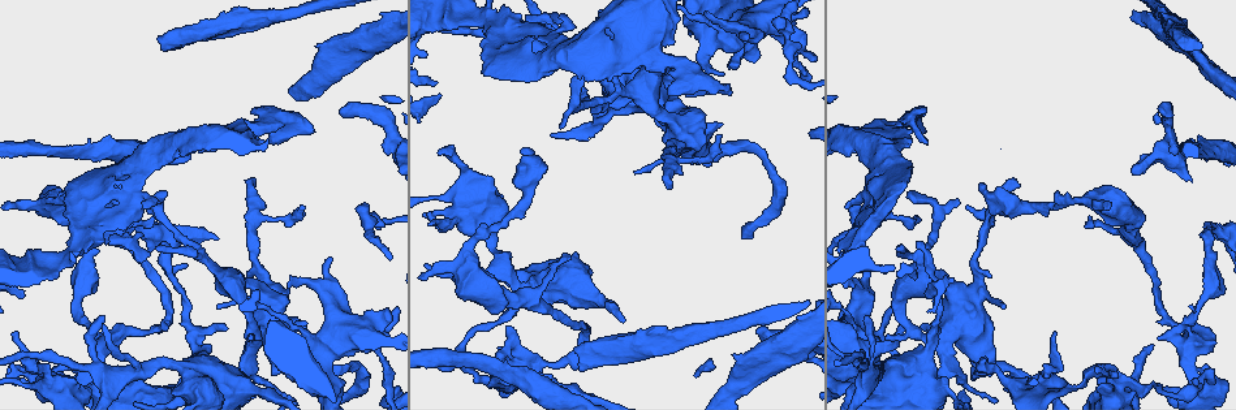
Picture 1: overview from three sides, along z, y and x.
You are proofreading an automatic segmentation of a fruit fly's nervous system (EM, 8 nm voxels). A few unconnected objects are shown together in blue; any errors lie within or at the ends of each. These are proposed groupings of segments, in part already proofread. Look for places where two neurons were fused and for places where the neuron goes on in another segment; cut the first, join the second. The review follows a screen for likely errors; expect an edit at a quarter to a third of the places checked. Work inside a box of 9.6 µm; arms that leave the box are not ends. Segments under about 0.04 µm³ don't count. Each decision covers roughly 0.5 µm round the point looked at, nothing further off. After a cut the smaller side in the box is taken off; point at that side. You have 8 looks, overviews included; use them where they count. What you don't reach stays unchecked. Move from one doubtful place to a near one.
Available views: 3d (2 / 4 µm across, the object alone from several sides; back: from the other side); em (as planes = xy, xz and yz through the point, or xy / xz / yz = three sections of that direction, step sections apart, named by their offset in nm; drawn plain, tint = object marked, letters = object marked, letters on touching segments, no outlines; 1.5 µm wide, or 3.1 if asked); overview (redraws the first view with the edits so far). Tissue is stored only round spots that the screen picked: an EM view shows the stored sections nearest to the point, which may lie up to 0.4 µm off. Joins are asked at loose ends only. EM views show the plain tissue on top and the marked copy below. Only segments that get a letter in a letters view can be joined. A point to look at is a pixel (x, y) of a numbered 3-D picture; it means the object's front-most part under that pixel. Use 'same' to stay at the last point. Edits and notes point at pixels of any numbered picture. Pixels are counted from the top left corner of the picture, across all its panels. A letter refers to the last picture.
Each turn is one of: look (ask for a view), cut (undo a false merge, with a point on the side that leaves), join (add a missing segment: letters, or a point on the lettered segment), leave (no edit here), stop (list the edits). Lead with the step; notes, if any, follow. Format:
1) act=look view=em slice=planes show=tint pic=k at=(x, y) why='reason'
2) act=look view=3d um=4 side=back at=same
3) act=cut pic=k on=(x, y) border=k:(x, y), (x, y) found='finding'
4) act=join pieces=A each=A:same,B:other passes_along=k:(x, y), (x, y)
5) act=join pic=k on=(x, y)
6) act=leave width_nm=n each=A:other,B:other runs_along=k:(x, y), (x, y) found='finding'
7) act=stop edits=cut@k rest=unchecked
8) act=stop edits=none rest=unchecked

act=look view=em slice=planes show=letters pic=1 at=(1208, 382)

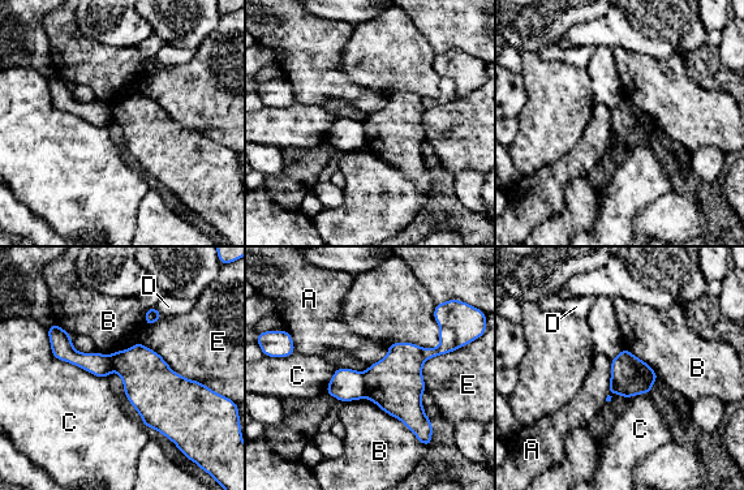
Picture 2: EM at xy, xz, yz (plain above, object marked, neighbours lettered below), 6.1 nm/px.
act=cut pic=2 on=(395, 383) longest_contact=E:600nm each=A:other,B:other,C:other,D:other,E:other found='a second neuron is stuck on'

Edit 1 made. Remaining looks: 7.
act=look view=overview

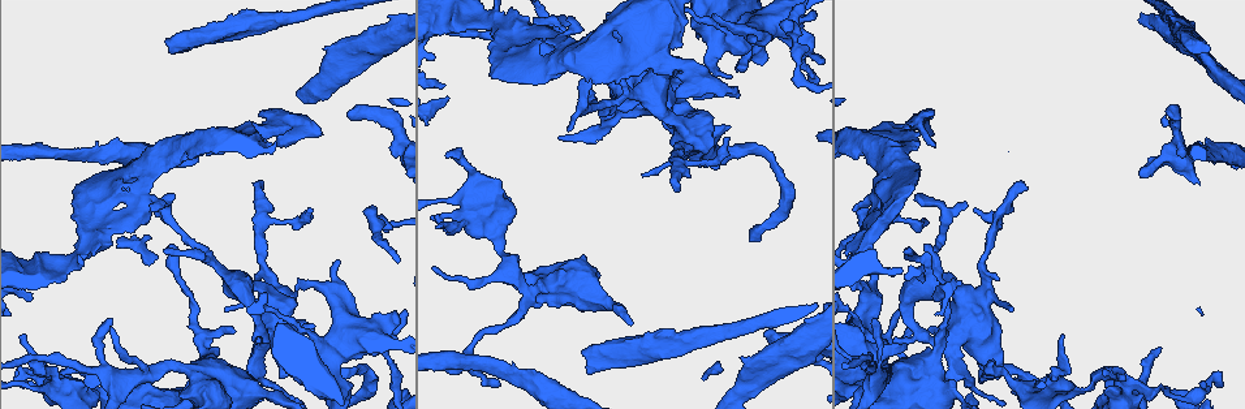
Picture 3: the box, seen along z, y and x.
act=look view=3d um=4 pic=3 at=(968, 206) why='tapers out'

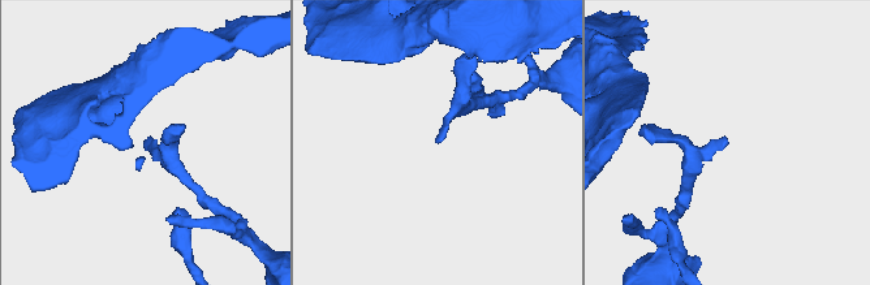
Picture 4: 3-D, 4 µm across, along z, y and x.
act=look view=em slice=xy step=8 show=letters pic=4 at=(147, 141) why='shape alone is not enough'

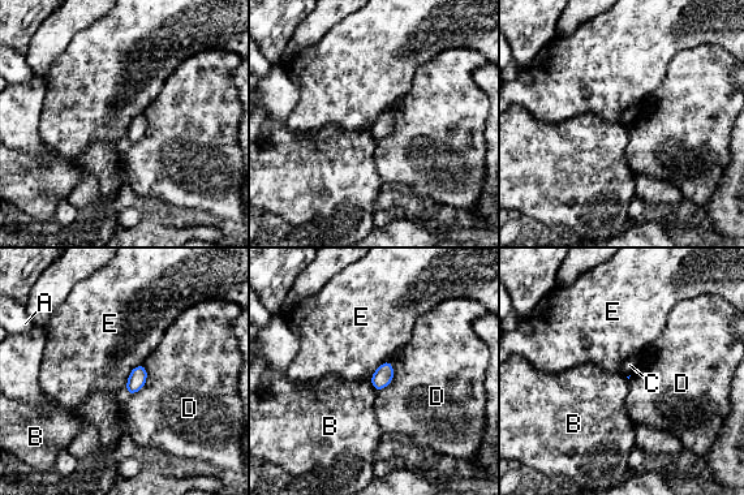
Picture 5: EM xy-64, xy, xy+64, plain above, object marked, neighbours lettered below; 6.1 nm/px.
act=look view=em slice=planes show=letters at=same

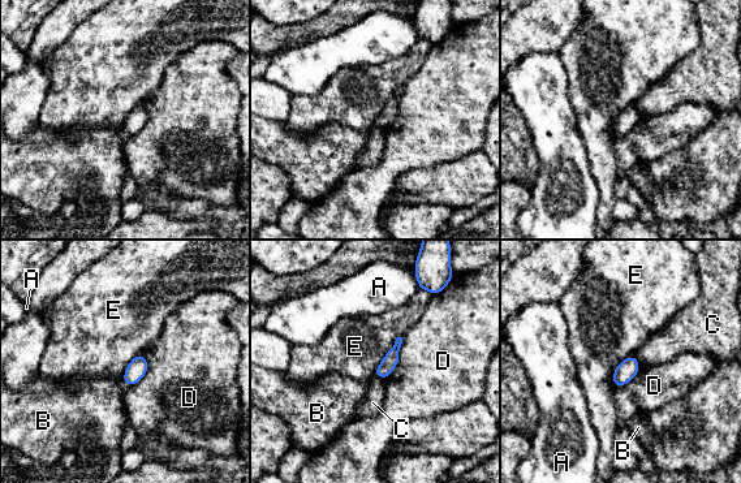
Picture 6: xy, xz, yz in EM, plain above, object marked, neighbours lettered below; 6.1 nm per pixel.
act=leave each=A:other,B:other,C:other,D:other,E:other found='no lettered segment goes on from it'

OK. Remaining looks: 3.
act=stop edits=cut@2 rest=unchecked

